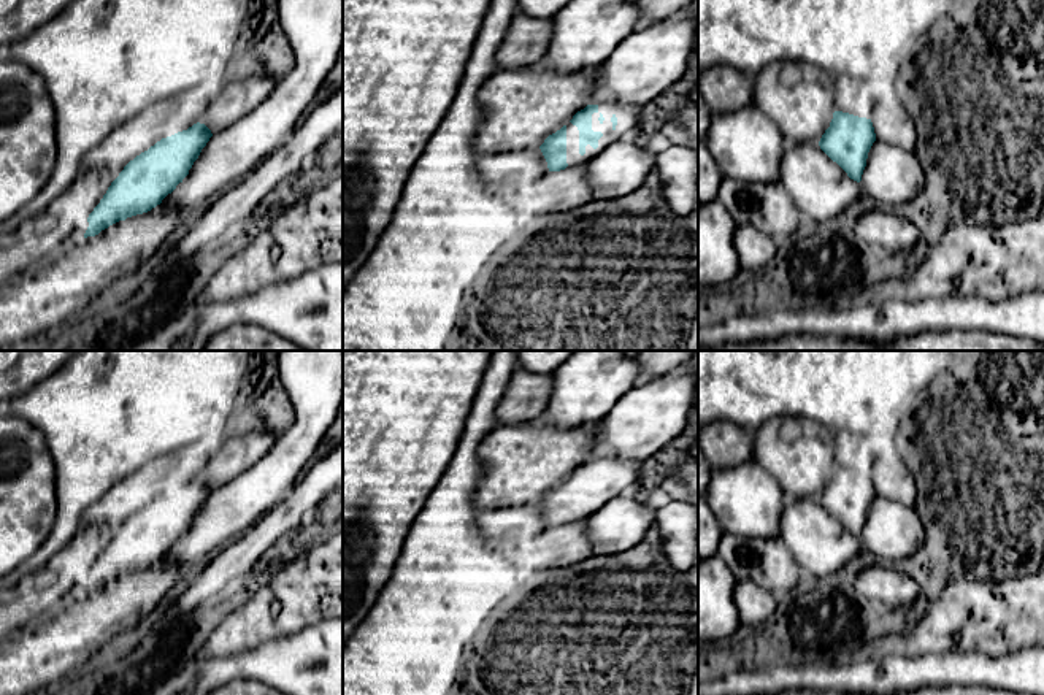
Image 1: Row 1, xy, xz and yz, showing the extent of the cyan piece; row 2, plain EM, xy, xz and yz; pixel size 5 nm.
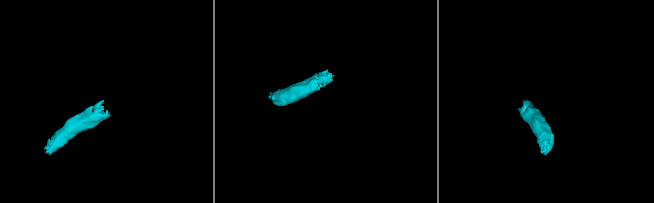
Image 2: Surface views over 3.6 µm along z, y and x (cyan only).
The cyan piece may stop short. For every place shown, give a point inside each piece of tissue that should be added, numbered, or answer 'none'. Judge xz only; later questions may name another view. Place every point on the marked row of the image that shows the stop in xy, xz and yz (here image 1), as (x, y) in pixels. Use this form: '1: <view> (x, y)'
1: xz (629, 116)

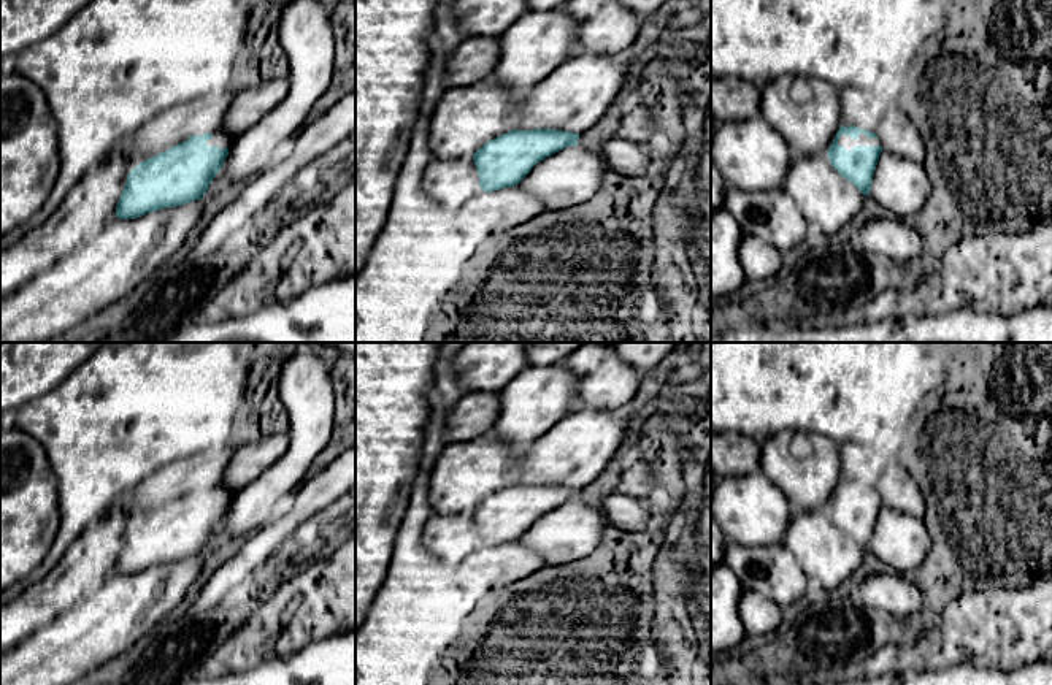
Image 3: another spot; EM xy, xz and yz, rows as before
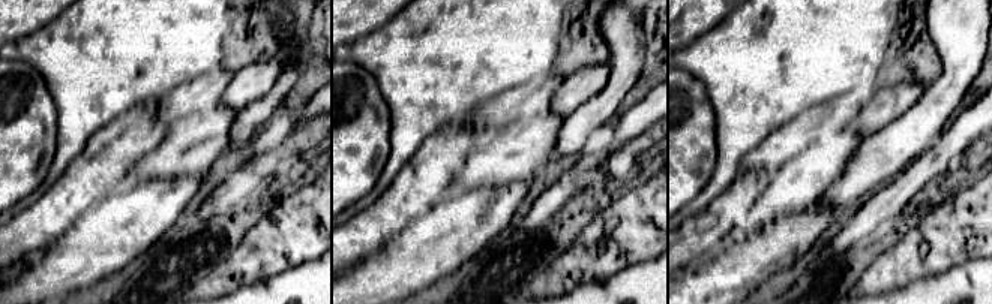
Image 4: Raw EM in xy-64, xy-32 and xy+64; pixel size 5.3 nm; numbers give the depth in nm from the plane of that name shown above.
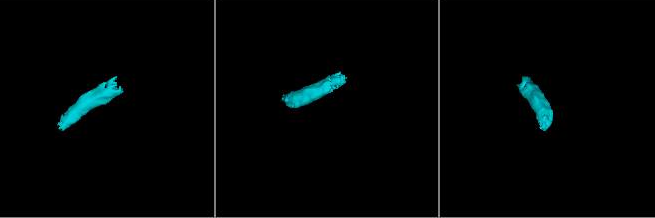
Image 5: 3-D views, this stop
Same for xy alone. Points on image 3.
1: xy (219, 138)

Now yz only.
1: yz (844, 140)

